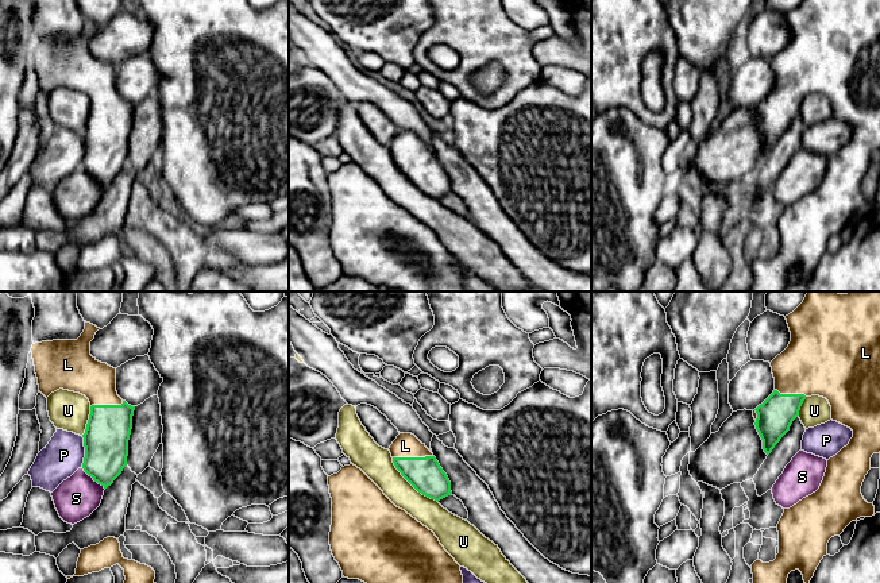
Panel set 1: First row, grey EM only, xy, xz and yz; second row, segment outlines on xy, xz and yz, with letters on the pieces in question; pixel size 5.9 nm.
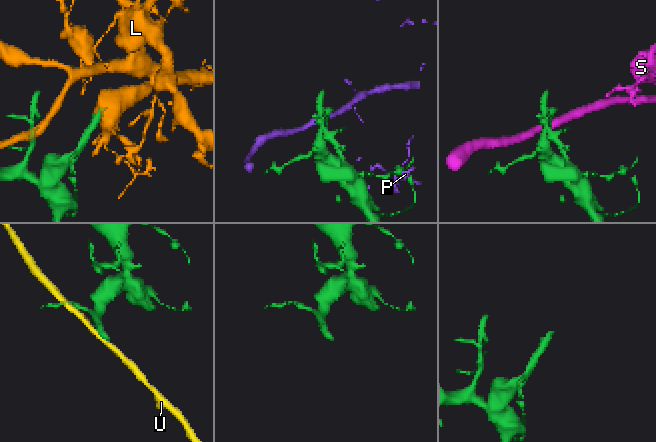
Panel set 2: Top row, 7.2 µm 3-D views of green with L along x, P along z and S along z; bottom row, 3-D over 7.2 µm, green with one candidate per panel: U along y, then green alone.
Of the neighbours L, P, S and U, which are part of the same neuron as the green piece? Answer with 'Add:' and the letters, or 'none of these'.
Add: L

